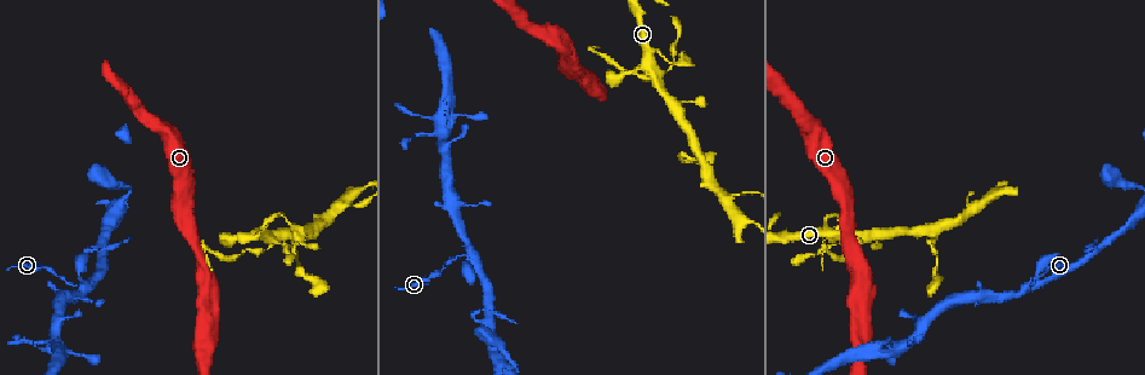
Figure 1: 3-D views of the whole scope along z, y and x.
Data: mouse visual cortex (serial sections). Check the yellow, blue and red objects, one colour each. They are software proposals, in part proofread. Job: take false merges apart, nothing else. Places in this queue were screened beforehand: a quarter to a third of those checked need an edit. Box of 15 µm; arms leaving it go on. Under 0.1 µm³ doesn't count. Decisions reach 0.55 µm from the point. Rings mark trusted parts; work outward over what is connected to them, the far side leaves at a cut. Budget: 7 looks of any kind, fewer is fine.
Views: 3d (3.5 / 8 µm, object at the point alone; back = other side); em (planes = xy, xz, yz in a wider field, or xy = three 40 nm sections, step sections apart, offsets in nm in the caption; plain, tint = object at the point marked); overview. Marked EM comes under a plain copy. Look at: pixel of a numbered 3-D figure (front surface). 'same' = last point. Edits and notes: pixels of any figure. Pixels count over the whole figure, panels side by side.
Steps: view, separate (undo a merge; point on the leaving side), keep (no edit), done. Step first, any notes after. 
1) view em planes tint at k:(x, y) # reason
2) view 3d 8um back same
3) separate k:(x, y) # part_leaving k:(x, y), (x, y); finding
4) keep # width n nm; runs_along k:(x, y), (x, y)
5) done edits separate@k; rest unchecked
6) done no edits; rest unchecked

view 3d 8um at 1:(275, 238) # three arms meet

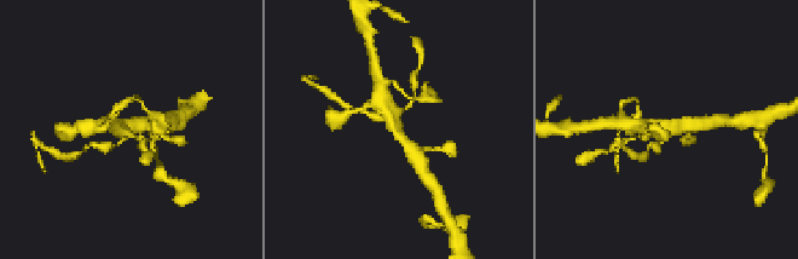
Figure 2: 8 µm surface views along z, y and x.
view 3d 3.5um at 2:(393, 126) # closer look

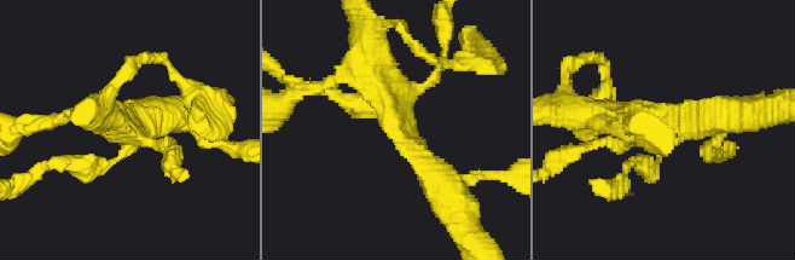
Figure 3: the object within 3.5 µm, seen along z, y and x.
view em planes tint at 3:(131, 126) # need the tissue

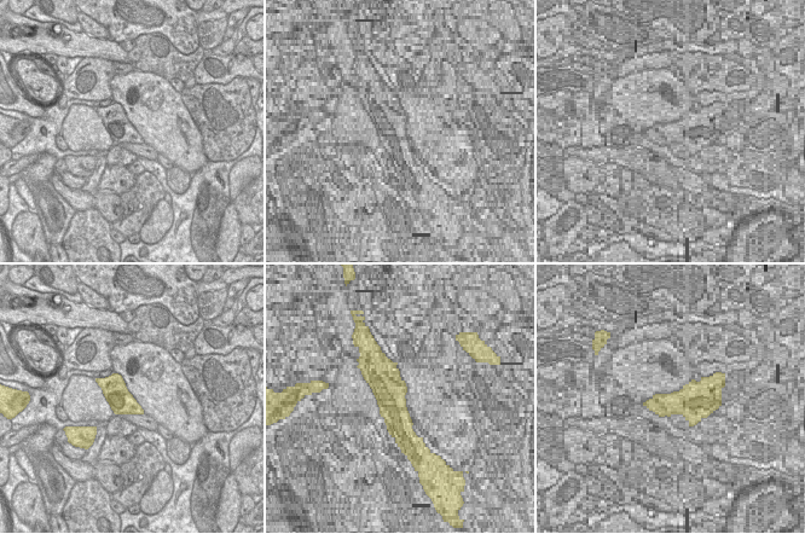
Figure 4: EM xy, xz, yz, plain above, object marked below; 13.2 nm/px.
keep # runs_along 3:(370, 55), (402, 138), (440, 188); one cell here

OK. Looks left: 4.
view 3d 3.5um back at 1:(684, 158) # abrupt turn

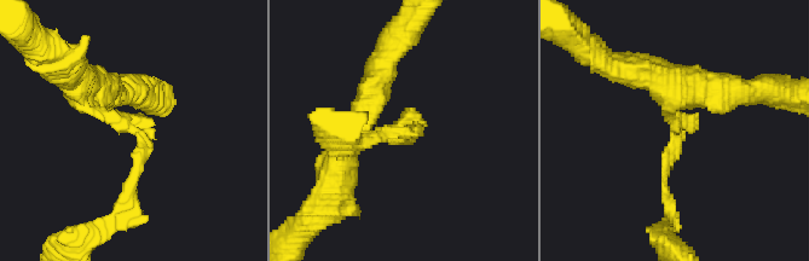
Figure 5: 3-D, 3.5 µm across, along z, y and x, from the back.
view em xy step 3 tint at 5:(141, 133) # arm_widths 100, 250 nm; shape alone is not enough

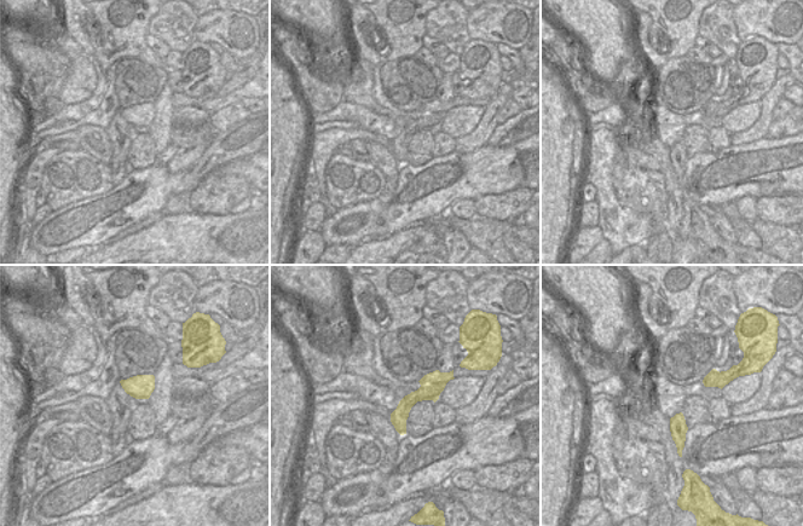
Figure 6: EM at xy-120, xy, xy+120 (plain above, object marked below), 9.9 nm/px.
view em planes tint same # cut it another way

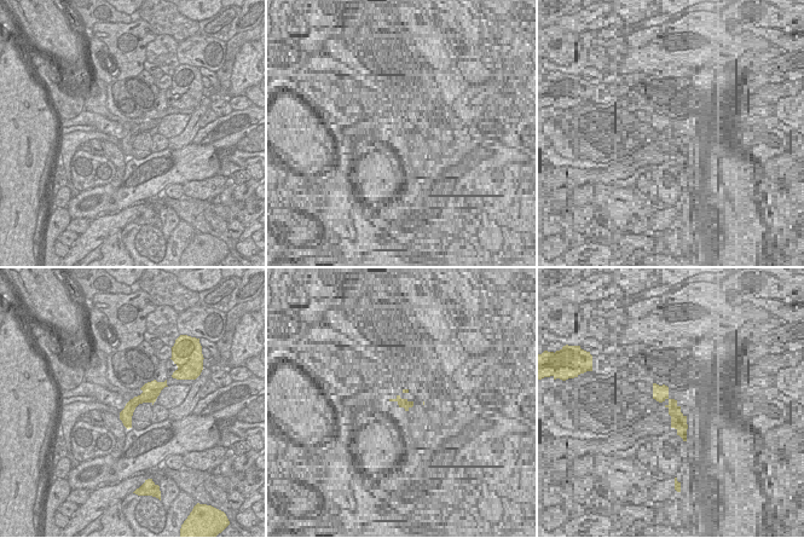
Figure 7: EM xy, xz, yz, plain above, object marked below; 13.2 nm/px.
keep # runs_along 5:(88, 86), (144, 138), (121, 206); all the same cell

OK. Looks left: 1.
done no edits; rest unchecked

